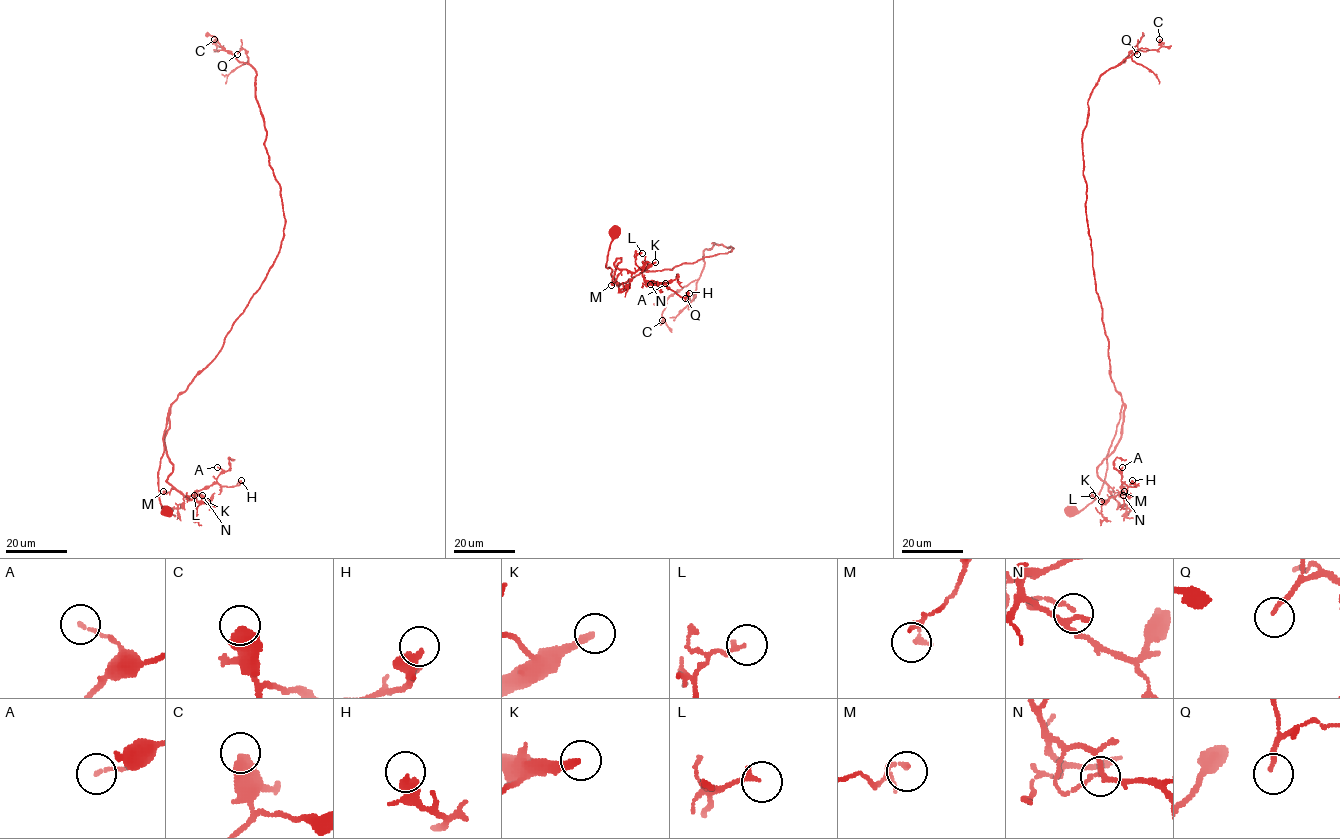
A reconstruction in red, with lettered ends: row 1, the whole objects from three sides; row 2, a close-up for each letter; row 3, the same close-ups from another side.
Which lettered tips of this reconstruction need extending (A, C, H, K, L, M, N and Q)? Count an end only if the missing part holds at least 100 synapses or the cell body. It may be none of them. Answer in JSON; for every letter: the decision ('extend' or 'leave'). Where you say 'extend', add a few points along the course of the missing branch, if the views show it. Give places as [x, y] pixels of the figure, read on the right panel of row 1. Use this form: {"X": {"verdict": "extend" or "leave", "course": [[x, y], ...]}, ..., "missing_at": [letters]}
{"A": {"verdict": "leave"}, "C": {"verdict": "leave"}, "H": {"verdict": "leave"}, "K": {"verdict": "extend", "course": [[1101, 501], [1092, 495], [1098, 475], [1089, 463], [1080, 468], [1082, 486], [1076, 487], [1062, 473]]}, "L": {"verdict": "leave"}, "M": {"verdict": "leave"}, "N": {"verdict": "leave"}, "Q": {"verdict": "leave"}, "missing_at": ["K"]}

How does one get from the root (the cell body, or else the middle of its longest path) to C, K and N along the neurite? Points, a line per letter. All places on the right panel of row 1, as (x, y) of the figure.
C: (1072, 511), (1102, 488), (1123, 403), (1085, 214), (1088, 100), (1102, 74), (1159, 39)
K: (1072, 511), (1085, 508), (1102, 488), (1106, 456), (1123, 405), (1120, 439), (1097, 469), (1111, 494), (1101, 501)
N: (1072, 511), (1085, 508), (1102, 488), (1123, 405), (1120, 439), (1097, 469), (1108, 485), (1108, 498), (1123, 495)

